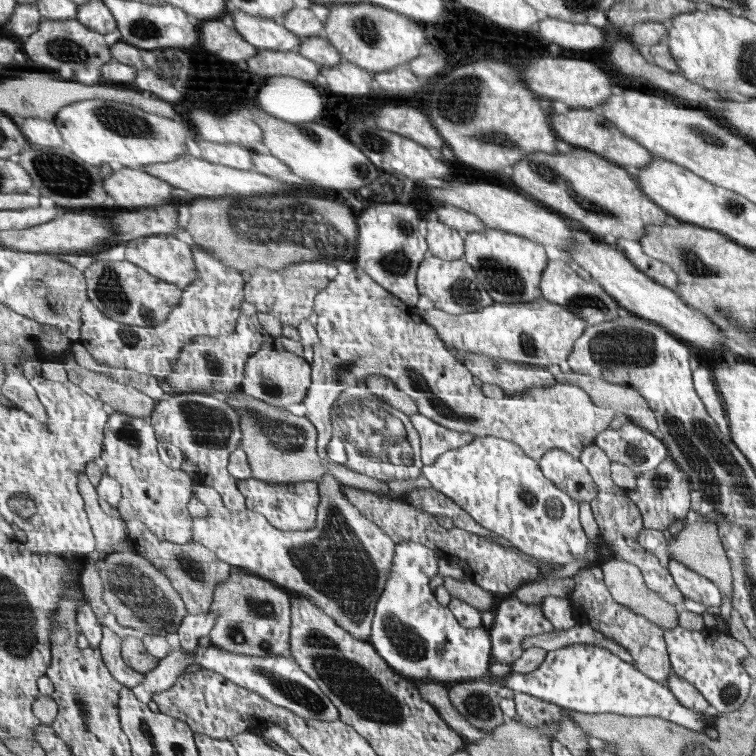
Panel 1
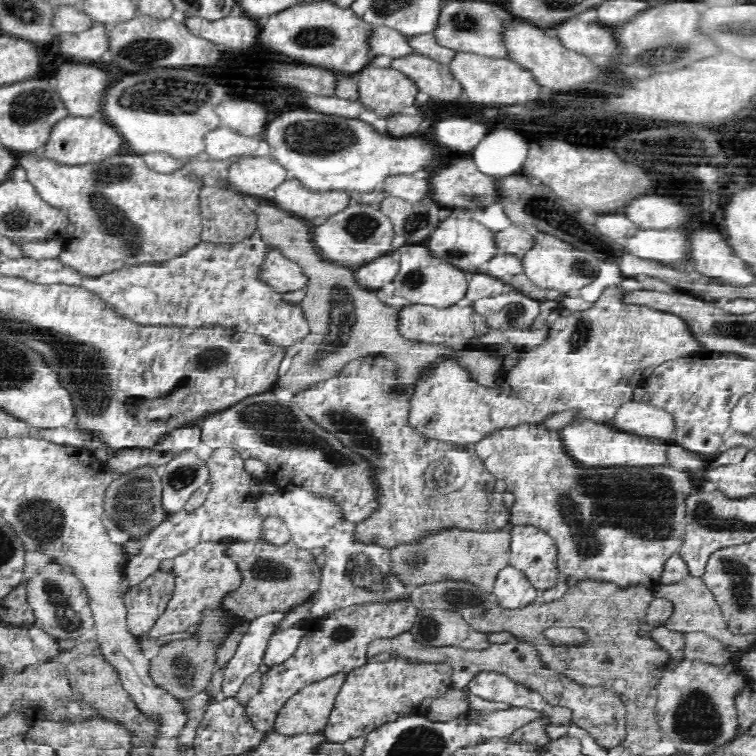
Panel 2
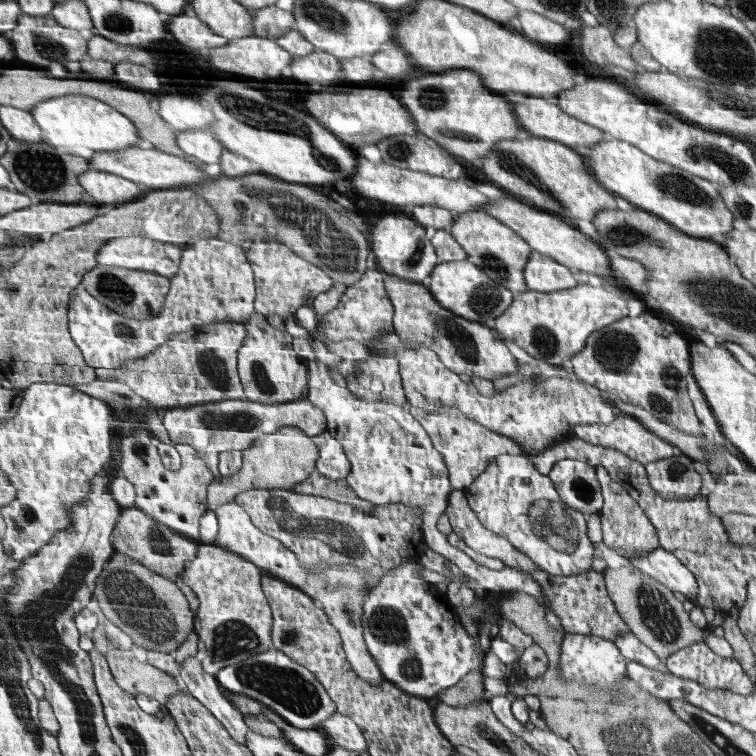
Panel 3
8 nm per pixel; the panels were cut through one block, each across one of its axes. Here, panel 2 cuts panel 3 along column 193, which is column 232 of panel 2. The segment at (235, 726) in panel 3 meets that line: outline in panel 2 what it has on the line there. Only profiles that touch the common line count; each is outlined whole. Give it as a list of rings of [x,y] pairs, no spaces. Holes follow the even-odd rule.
[[[272,611],[249,620],[249,627],[239,642],[234,656],[225,665],[222,680],[222,694],[225,698],[237,697],[244,679],[258,670],[270,637],[284,615],[283,611]]]

